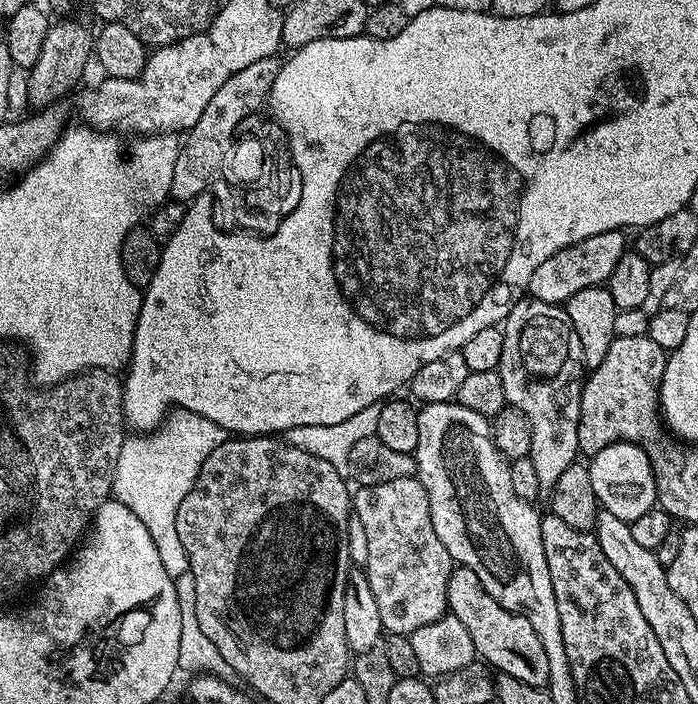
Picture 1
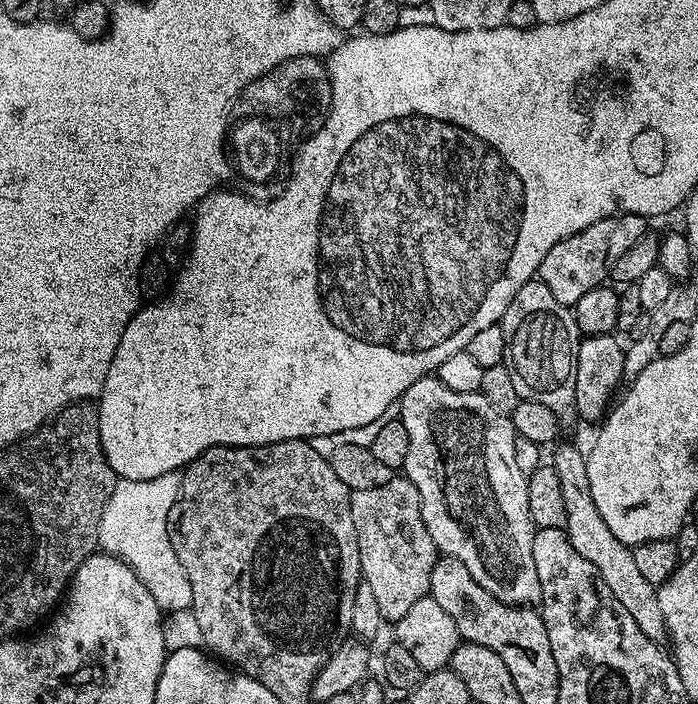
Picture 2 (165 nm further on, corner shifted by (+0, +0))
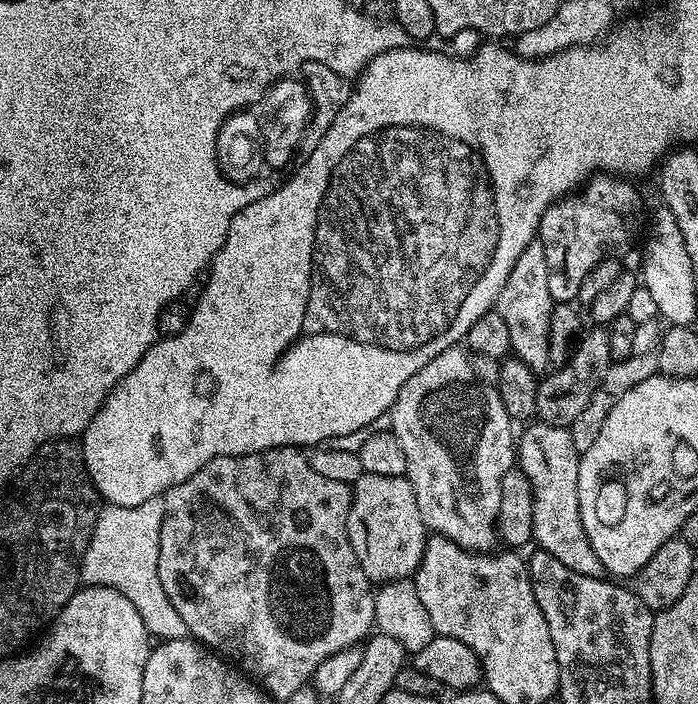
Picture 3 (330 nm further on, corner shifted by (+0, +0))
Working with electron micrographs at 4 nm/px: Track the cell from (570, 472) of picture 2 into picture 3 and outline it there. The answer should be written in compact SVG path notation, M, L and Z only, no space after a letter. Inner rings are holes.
M532 422L516 446L518 467L530 478L534 494L534 530L532 539L539 551L554 554L558 562L578 570L578 574L603 577L605 575L590 538L582 526L582 514L578 508L578 466L581 453L574 446L574 438L567 428Z

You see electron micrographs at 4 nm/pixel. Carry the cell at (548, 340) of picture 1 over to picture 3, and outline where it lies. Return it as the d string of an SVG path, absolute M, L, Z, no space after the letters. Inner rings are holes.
M539 238L530 242L521 257L510 270L510 278L506 278L506 286L498 294L494 311L506 318L506 327L510 329L510 342L515 359L526 362L530 370L537 374L549 371L548 360L552 356L552 347L548 345L552 310L554 301L550 294L550 270L546 270L546 250Z

